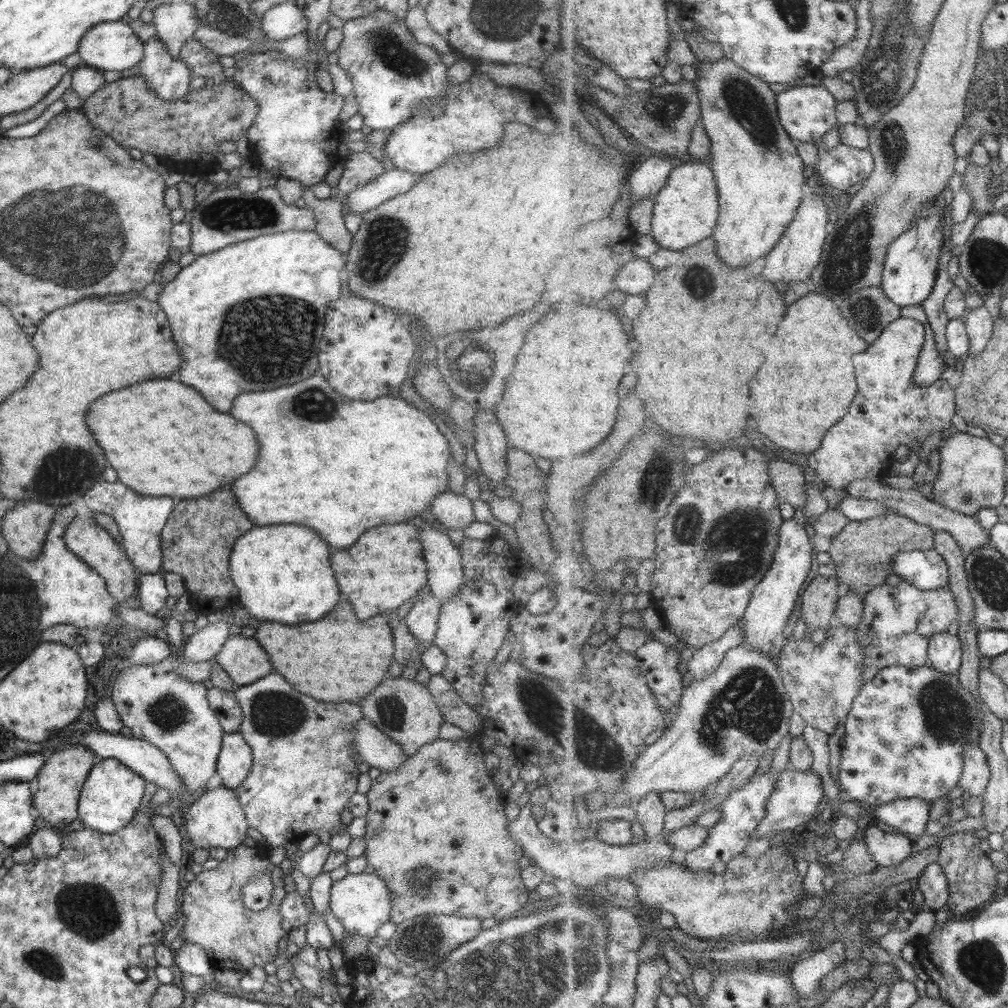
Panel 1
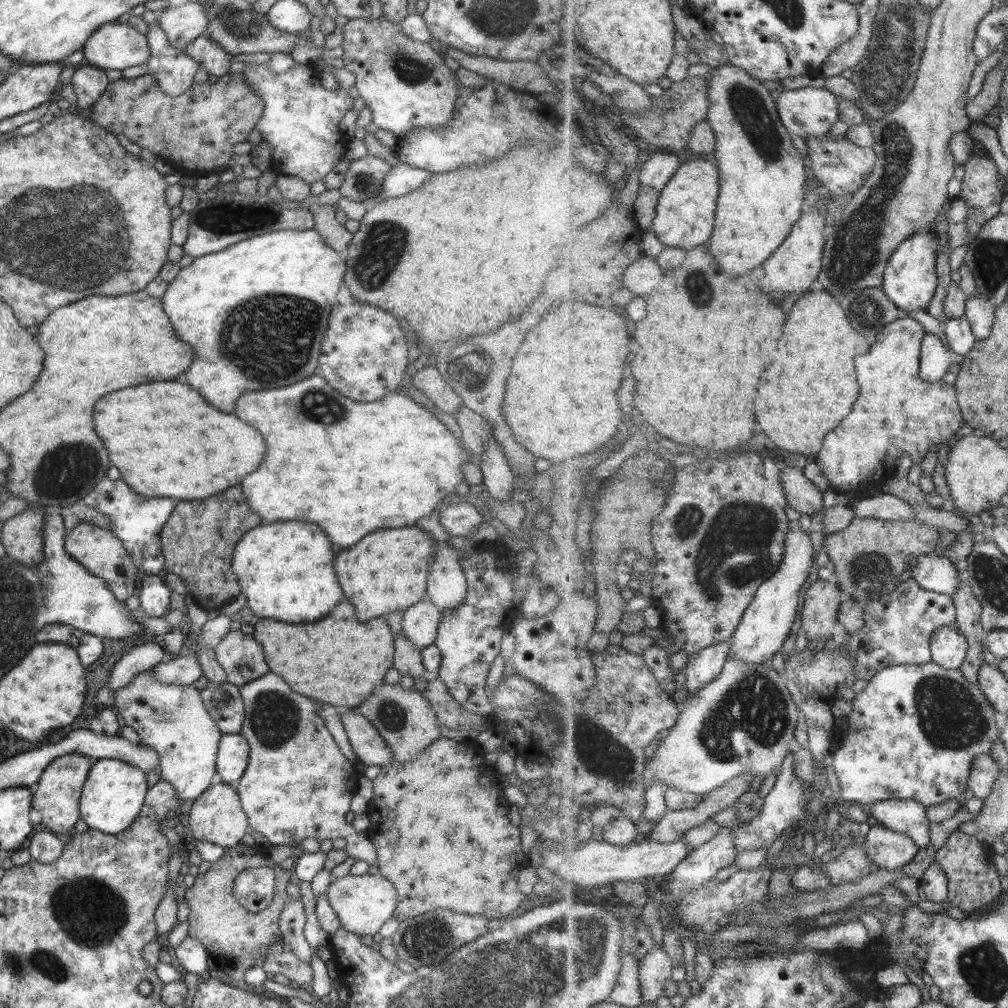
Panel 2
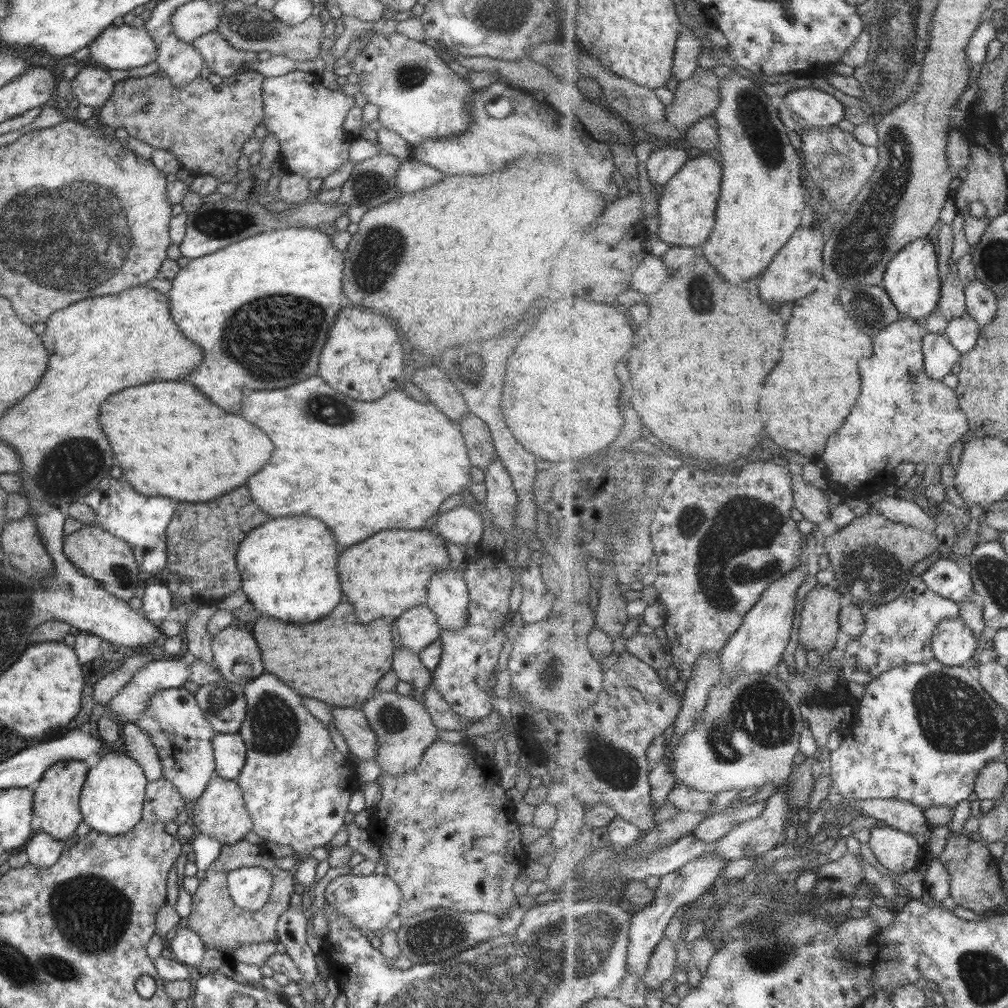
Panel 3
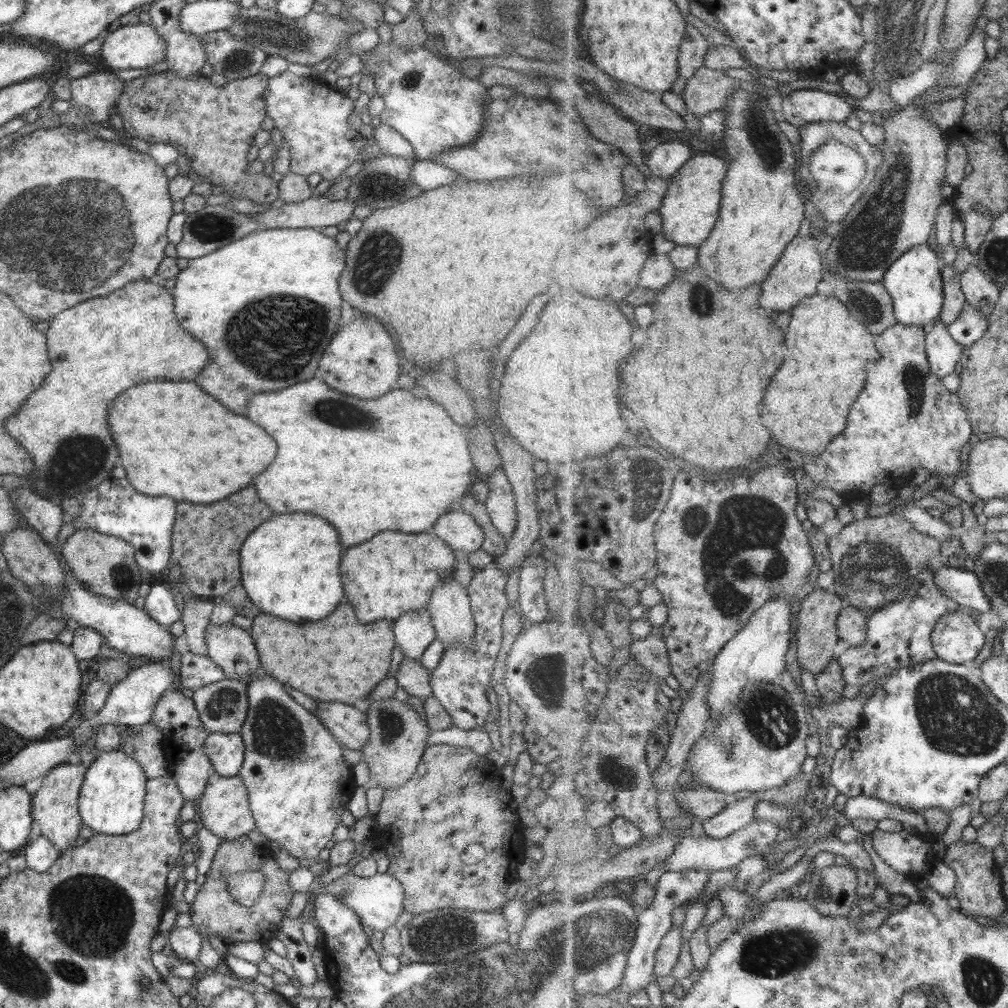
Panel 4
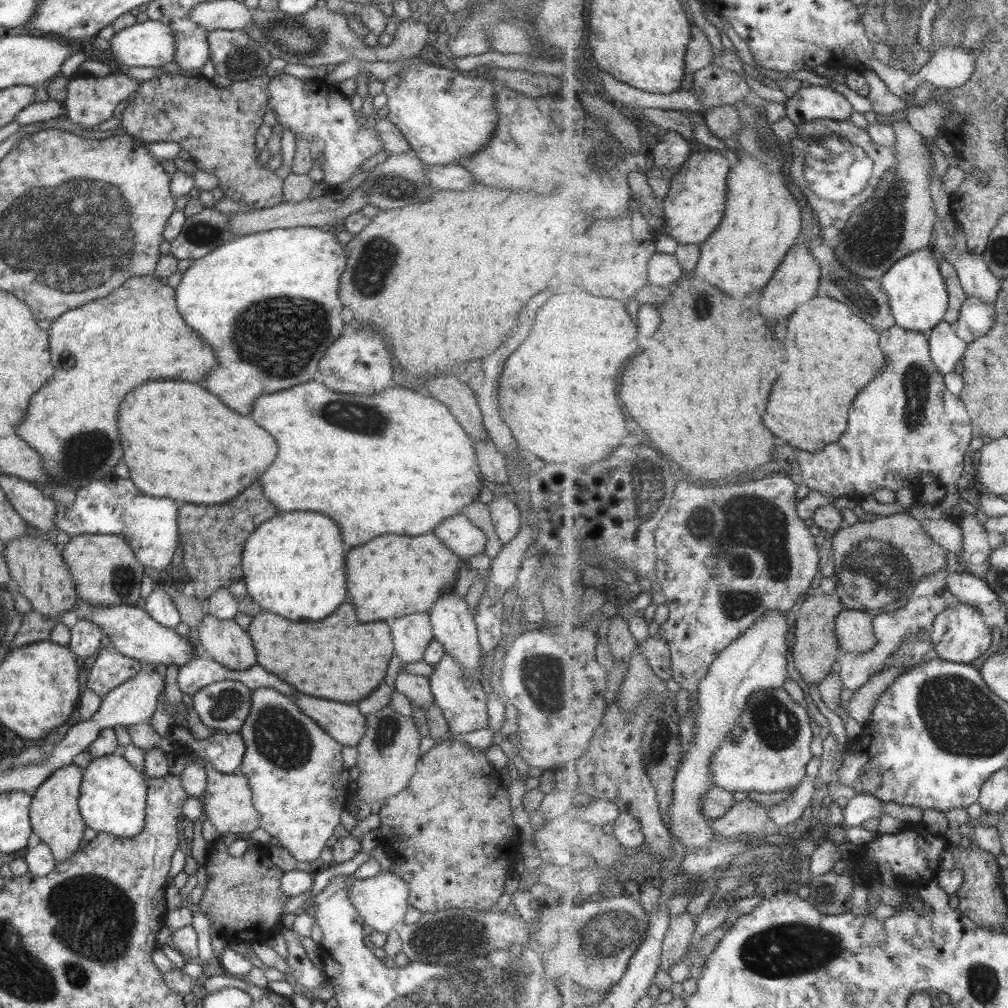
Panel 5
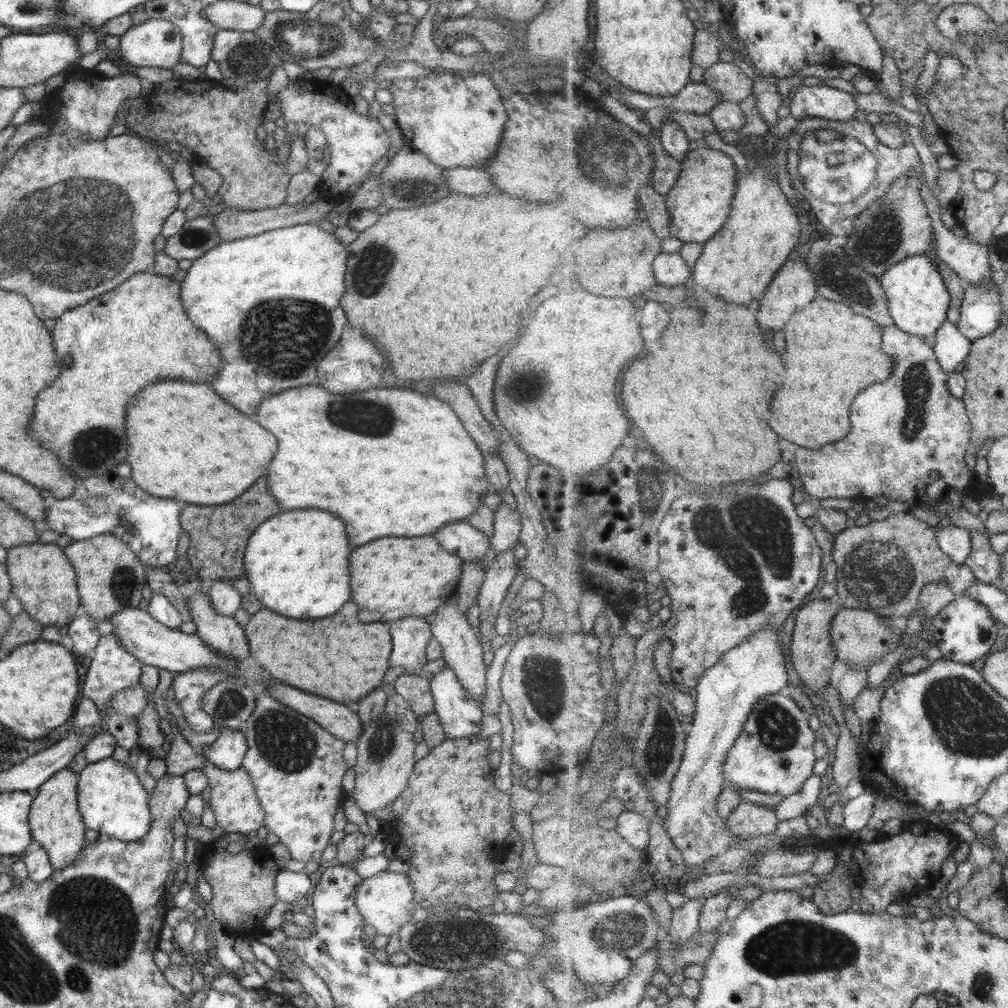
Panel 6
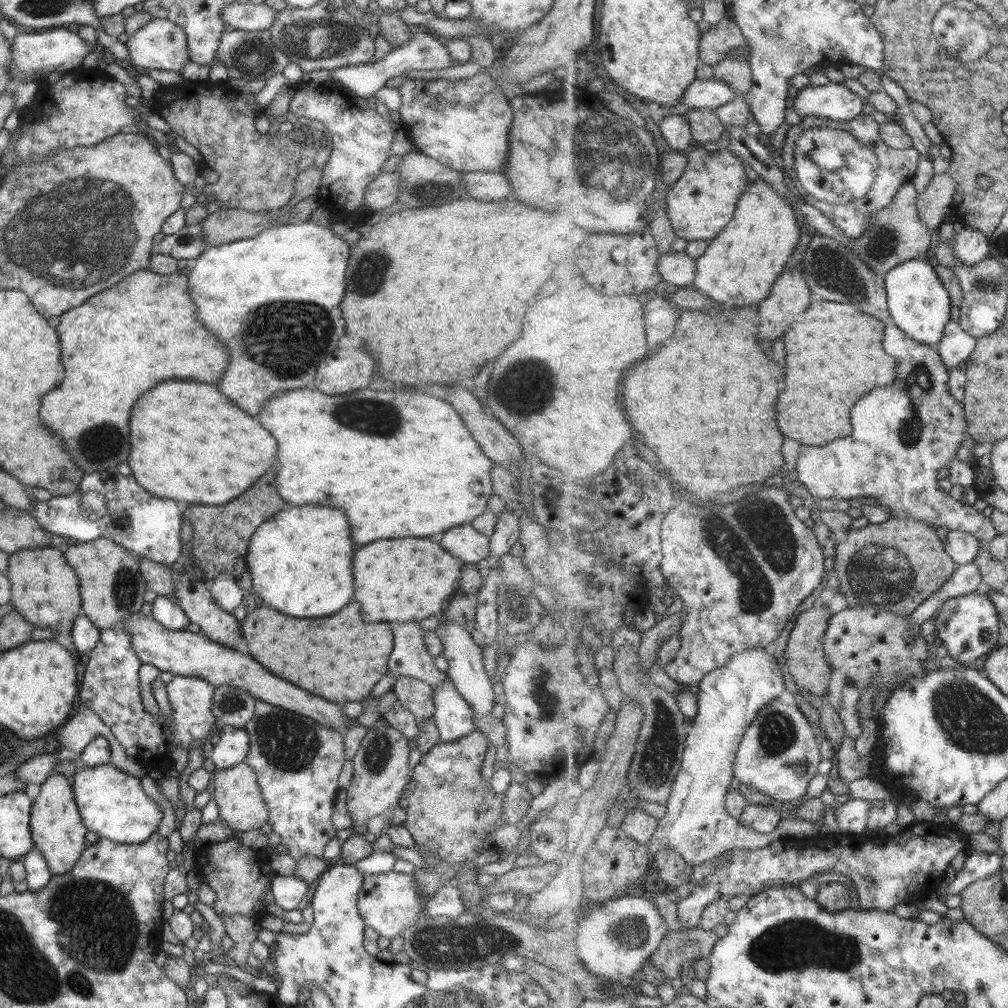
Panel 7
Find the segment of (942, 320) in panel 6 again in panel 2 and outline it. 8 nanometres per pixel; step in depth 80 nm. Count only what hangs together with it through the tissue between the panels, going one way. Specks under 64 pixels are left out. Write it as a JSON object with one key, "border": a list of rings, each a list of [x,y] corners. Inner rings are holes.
{"border":[[[932,228],[914,232],[909,239],[905,239],[897,251],[891,255],[890,262],[886,264],[884,286],[882,290],[887,294],[895,305],[904,312],[913,310],[927,311],[929,302],[933,300],[939,280],[937,280],[937,250],[939,240]]]}

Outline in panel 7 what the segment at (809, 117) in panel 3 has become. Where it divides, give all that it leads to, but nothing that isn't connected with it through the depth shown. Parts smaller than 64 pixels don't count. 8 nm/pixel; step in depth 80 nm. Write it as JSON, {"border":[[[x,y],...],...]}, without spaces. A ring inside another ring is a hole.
{"border":[[[830,82],[826,86],[809,86],[799,90],[792,106],[802,118],[815,115],[848,121],[862,114],[865,108],[863,99],[843,84]]]}

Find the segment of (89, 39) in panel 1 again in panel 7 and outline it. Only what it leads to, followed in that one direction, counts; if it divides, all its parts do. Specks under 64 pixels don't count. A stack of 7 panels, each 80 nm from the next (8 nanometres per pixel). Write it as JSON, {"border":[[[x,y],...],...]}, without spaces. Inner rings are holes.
{"border":[[[153,17],[124,42],[128,59],[144,69],[180,72],[188,61],[186,36],[170,20]]]}

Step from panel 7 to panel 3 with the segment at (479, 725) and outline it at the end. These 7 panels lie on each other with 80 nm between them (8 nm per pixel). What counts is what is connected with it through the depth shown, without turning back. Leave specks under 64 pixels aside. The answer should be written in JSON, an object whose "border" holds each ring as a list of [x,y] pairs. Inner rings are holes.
{"border":[[[450,565],[435,572],[427,584],[425,605],[436,614],[439,630],[461,628],[468,605],[468,590],[462,574]]]}

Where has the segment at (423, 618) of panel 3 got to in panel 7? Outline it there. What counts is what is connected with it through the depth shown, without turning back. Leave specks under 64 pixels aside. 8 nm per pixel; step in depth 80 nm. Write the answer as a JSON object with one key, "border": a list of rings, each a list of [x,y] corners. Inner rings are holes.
{"border":[[[403,622],[393,628],[389,672],[394,678],[408,676],[423,681],[434,690],[447,676],[434,667],[434,658],[426,653],[424,633],[417,622]]]}

